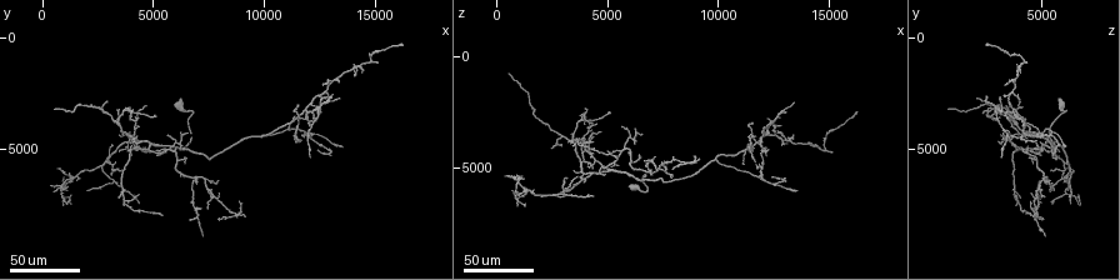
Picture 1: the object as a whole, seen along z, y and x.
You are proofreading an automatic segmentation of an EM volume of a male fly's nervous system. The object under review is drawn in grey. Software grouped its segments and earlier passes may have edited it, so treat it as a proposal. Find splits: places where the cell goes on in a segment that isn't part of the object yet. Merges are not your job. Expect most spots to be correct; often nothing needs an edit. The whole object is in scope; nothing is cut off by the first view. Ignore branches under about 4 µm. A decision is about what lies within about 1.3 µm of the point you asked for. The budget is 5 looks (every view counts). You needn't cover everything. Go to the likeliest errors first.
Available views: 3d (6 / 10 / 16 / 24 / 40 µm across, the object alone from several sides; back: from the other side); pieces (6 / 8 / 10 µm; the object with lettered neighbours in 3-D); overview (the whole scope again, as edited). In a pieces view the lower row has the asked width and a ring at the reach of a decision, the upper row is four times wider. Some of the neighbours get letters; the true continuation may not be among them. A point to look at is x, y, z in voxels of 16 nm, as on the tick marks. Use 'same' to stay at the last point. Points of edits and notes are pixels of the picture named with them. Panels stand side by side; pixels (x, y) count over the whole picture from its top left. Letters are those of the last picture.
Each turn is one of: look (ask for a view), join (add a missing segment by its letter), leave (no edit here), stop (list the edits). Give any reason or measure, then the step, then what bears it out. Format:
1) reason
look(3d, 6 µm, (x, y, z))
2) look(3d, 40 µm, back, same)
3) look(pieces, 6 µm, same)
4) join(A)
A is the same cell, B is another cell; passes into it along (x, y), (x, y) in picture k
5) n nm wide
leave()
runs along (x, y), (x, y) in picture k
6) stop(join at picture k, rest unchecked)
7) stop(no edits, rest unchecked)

tapers out
look(3d, 40 µm, (500, 3200, 800))

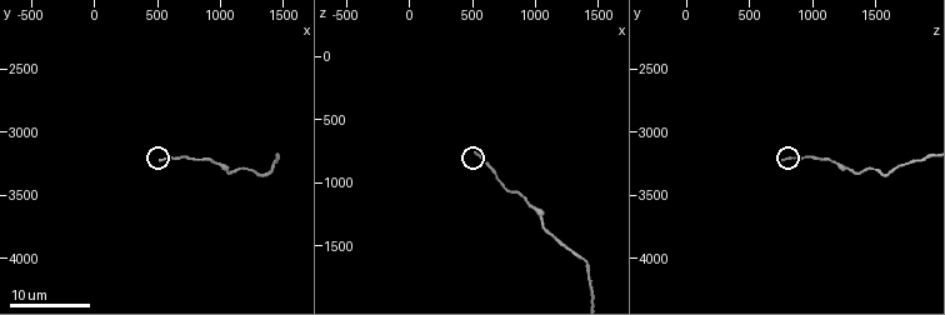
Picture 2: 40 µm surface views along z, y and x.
look(pieces, 6 µm, (540, 3200, 760))

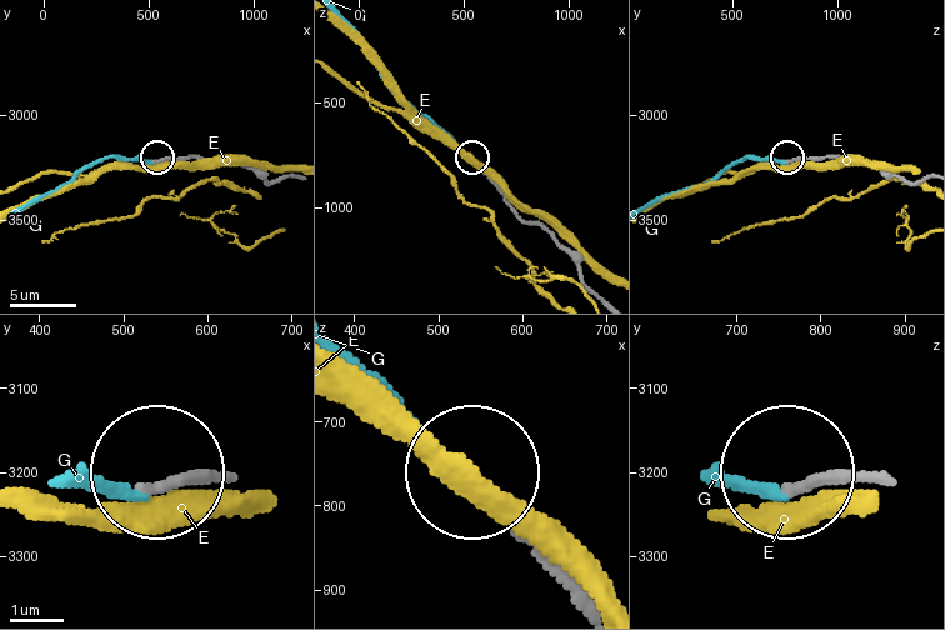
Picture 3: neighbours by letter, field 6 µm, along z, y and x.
160 nm wide
join(G)
G is the same cell, E is another cell; the cell continues

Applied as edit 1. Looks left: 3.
look(overview)

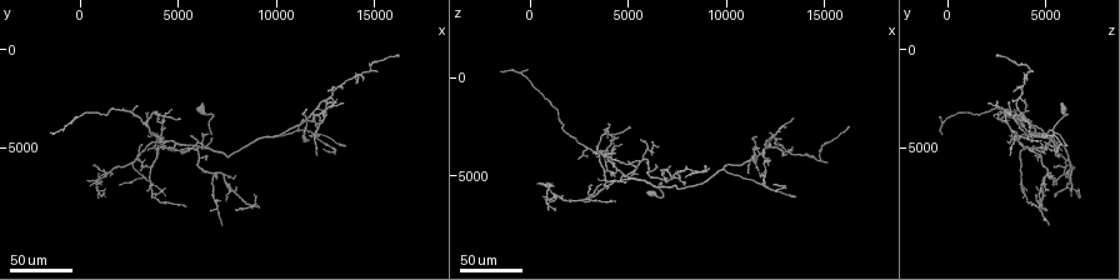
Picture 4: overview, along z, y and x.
look(3d, 24 µm, (13400, 4900, 6100))

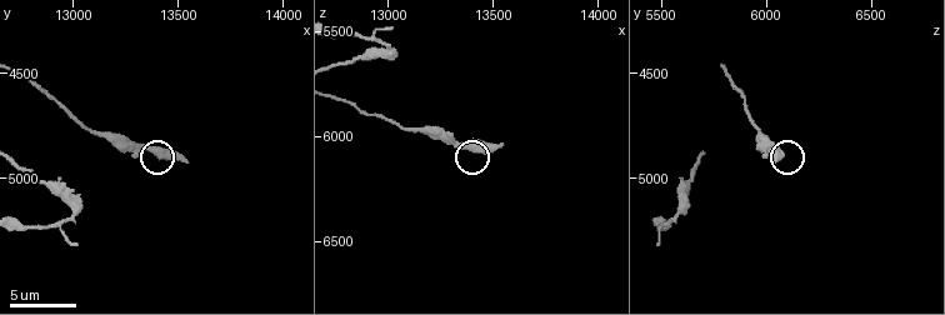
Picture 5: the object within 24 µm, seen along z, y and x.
look(pieces, 8 µm, (13540, 4910, 6050))

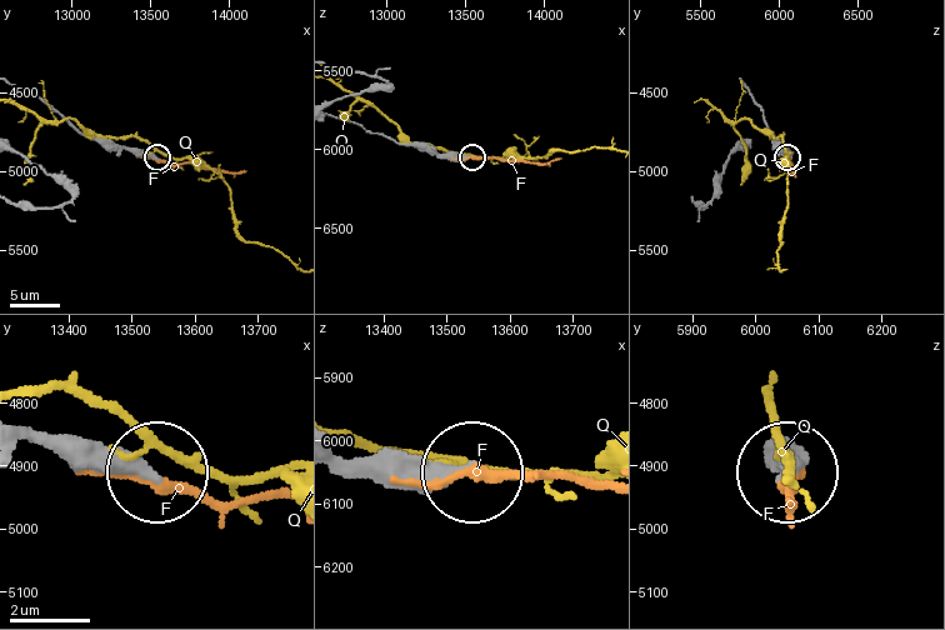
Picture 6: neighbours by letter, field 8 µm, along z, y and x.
250 nm wide
leave()
F and Q are other cells; no lettered segment goes on from it

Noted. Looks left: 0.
stop(join at picture 3, rest unchecked)

